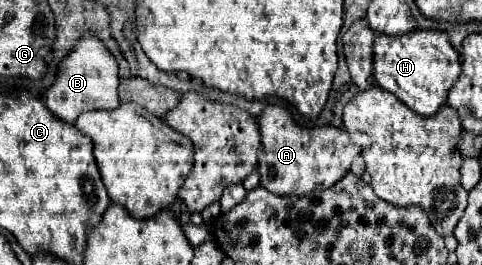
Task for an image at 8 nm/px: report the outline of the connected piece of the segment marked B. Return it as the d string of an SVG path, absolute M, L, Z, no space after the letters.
M83 36L75 48L63 58L63 64L59 64L55 82L49 86L45 94L47 108L65 122L75 122L75 118L85 110L97 110L97 108L117 108L117 86L119 86L119 66L117 60L103 48L103 42L95 36Z

